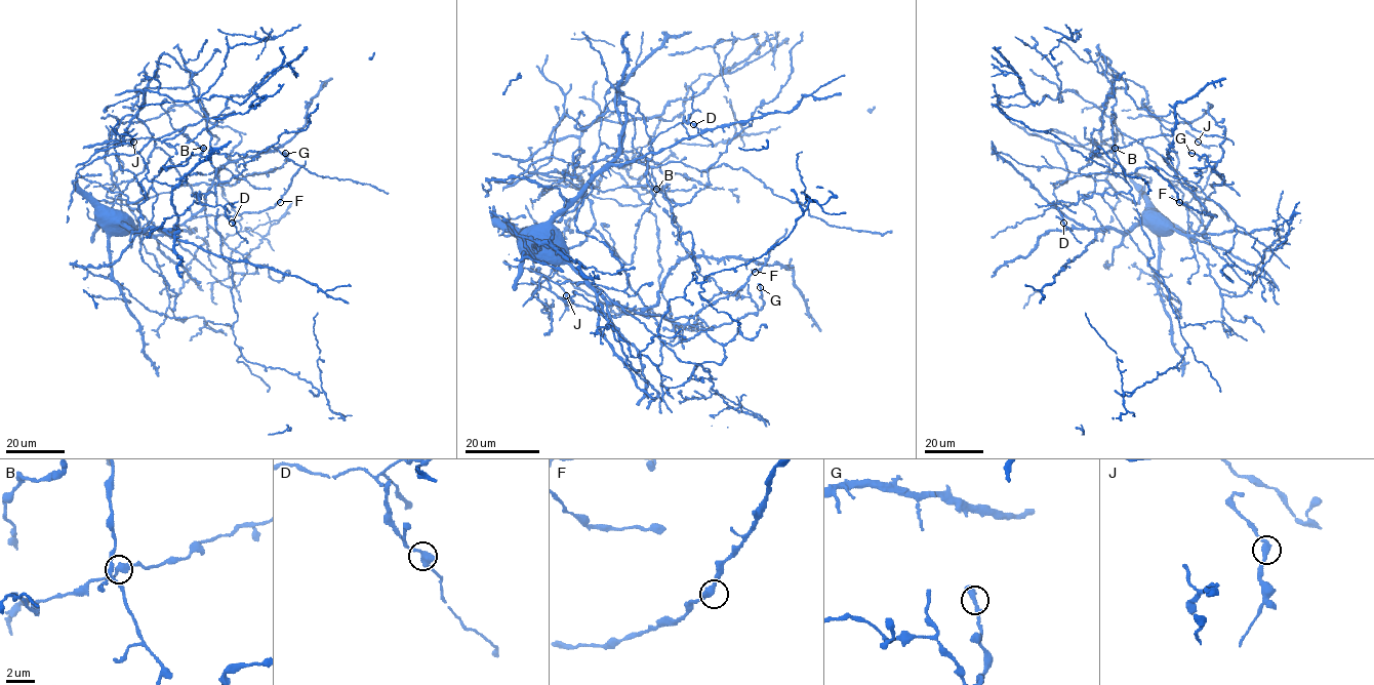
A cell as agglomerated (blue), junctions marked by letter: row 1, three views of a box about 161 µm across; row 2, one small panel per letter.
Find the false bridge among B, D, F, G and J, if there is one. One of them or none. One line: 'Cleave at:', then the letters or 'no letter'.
Cleave at: no letter

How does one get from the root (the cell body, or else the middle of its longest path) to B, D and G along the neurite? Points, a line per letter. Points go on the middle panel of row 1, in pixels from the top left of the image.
B: (548, 247), (549, 225), (592, 191), (597, 173), (591, 182), (592, 161), (600, 145), (648, 165), (656, 189)
D: (548, 247), (586, 282), (542, 275), (592, 201), (536, 172), (661, 185), (671, 210), (650, 143), (693, 124)
G: (548, 247), (586, 282), (542, 275), (561, 259), (550, 289), (616, 317), (716, 327), (756, 314), (760, 287)

